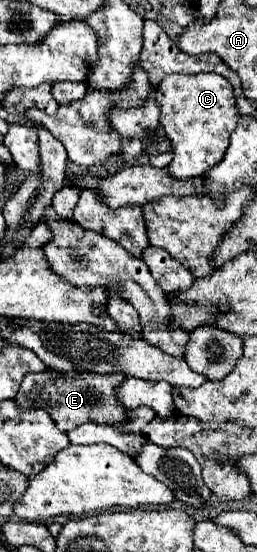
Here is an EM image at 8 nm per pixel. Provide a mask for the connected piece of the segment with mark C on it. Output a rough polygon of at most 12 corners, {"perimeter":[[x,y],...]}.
{"perimeter":[[214,72],[168,74],[156,90],[174,178],[224,158],[240,120]]}

